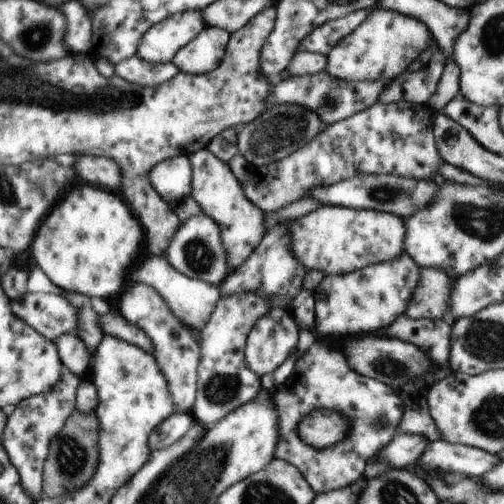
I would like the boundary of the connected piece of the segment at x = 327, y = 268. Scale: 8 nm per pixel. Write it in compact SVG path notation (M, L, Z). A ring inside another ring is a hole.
M324 205L300 216L288 226L290 248L296 260L309 270L320 270L326 277L345 275L371 264L388 262L405 253L406 226L394 213Z

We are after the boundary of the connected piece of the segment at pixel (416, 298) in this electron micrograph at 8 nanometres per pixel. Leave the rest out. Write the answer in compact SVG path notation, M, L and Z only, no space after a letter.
M421 268L420 280L414 288L413 295L408 303L408 308L404 315L411 319L429 318L432 320L447 320L452 323L450 317L450 293L454 288L456 277L450 272L444 272L442 268Z

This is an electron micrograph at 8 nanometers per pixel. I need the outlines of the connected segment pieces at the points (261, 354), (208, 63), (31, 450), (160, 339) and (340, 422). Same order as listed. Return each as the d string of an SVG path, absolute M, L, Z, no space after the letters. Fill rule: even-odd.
M273 308L250 329L246 339L245 358L248 368L259 377L274 372L286 358L290 358L297 350L299 328L288 308Z
M206 27L188 44L185 44L172 59L179 71L201 75L212 72L222 64L230 33L216 27Z
M68 369L62 371L62 378L50 392L31 396L16 405L14 412L6 419L6 428L2 434L2 446L8 454L10 462L14 464L22 490L28 494L33 503L42 500L43 494L43 466L48 458L50 444L60 434L66 420L75 411L77 404L77 388L82 379Z
M134 284L117 302L120 302L121 315L136 324L150 338L154 346L154 358L168 382L168 390L176 404L176 411L190 412L197 393L197 366L200 360L198 335L176 318L164 298L148 284Z
M314 410L310 416L302 418L298 424L298 436L304 444L324 450L334 444L340 444L350 428L350 418L334 410Z

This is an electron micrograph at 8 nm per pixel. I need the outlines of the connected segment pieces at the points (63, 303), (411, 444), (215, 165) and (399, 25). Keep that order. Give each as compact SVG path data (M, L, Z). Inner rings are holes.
M27 291L22 298L10 300L10 310L12 310L14 316L24 320L28 326L51 341L56 341L58 336L72 333L78 328L78 310L62 294Z
M396 434L384 448L379 450L378 456L388 466L402 470L410 468L412 464L420 460L426 446L428 446L428 440L420 434Z
M209 148L198 150L189 158L192 164L191 196L202 209L202 213L212 218L220 228L222 246L228 264L228 272L224 278L228 278L230 274L234 274L234 270L238 270L248 260L248 256L261 243L266 234L266 220L264 220L266 216L262 209L244 196L240 182L236 180L227 163L216 158Z
M386 8L370 10L364 22L345 36L328 54L325 70L338 80L391 80L430 48L430 32L416 18Z

